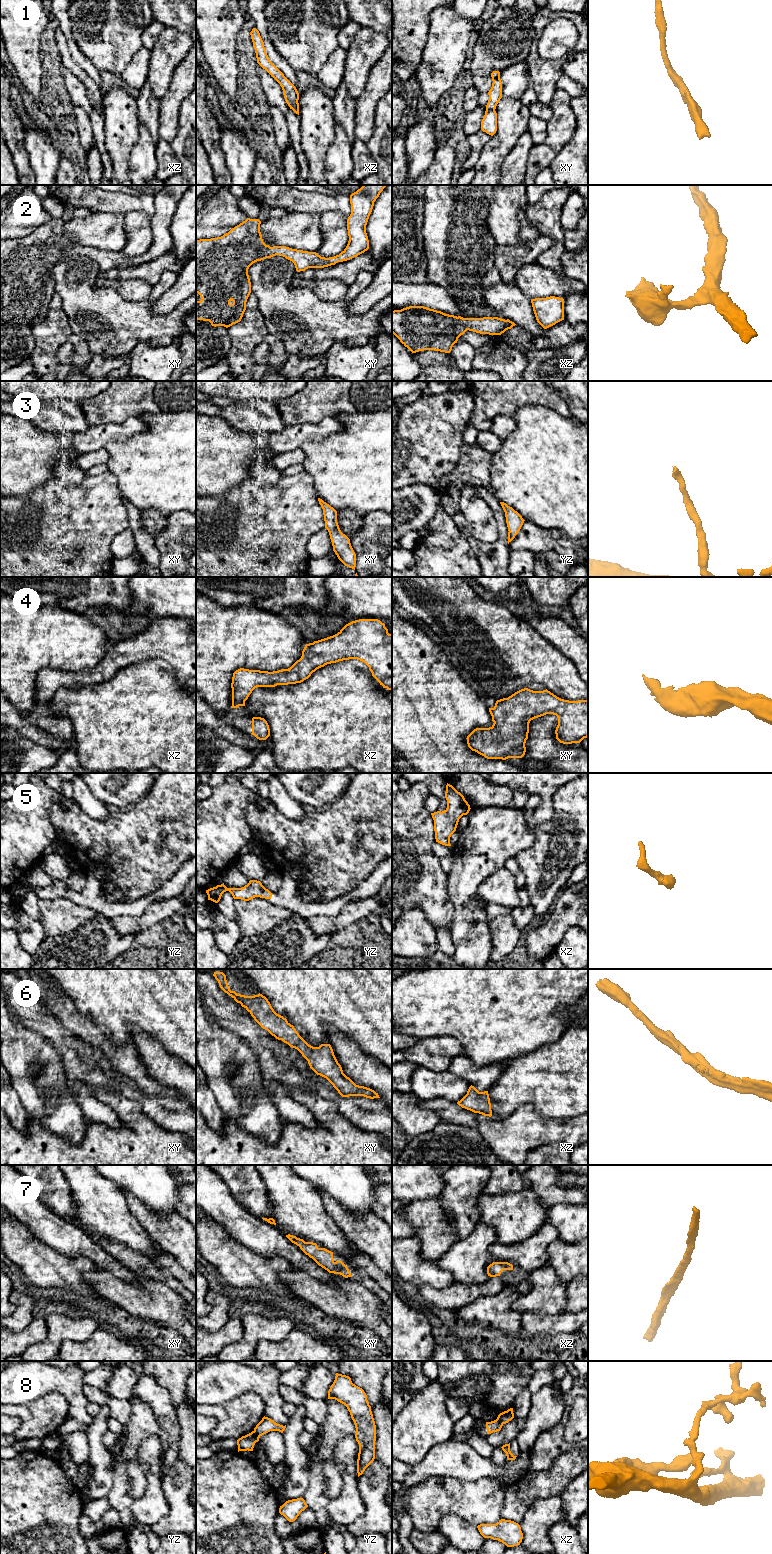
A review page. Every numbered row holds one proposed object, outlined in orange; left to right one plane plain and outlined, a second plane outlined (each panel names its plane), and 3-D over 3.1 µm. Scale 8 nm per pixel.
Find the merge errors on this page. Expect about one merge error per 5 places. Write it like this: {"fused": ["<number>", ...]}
{"fused": ["1", "8"]}

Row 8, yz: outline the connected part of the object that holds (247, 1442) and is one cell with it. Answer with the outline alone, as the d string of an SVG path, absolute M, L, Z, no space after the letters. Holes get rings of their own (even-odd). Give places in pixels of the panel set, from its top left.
M252 1431L251 1433L242 1436L237 1440L238 1452L239 1451L253 1451L254 1445L259 1441L259 1436Z

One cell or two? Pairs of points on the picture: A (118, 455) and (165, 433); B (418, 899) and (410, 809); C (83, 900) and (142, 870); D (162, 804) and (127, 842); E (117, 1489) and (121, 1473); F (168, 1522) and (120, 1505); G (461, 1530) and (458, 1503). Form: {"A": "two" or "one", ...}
{"A": "one", "B": "one", "C": "two", "D": "one", "E": "one", "F": "two", "G": "two"}

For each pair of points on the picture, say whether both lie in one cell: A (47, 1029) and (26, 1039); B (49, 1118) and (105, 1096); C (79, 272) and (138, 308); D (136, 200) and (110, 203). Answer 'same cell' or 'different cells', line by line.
A: different cells
B: different cells
C: same cell
D: same cell

